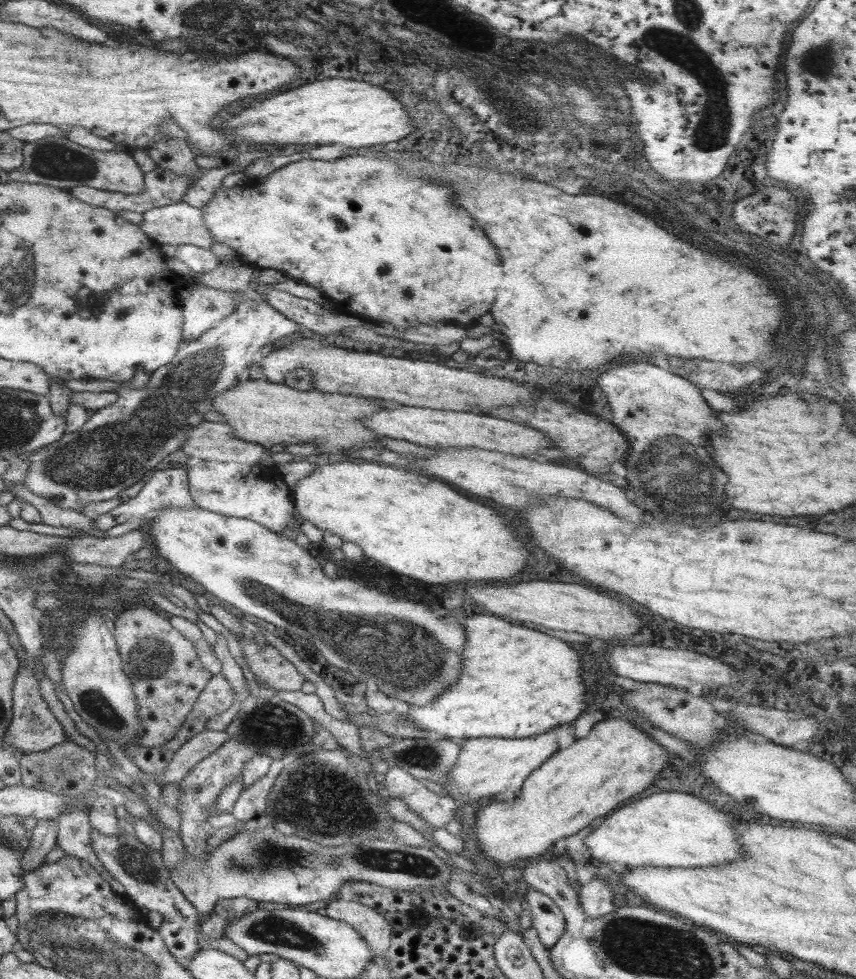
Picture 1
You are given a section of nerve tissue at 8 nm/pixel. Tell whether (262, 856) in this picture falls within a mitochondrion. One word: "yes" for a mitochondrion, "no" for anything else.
yes

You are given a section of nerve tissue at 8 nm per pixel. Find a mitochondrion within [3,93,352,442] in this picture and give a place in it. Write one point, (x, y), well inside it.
(53, 160)

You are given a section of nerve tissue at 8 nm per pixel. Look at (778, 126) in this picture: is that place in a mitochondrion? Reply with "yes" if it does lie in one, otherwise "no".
no

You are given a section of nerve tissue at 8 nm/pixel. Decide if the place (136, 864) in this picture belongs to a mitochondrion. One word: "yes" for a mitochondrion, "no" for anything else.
yes

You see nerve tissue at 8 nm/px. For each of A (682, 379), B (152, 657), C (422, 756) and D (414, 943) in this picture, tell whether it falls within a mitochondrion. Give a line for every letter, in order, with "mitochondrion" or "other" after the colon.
A: other
B: mitochondrion
C: mitochondrion
D: other

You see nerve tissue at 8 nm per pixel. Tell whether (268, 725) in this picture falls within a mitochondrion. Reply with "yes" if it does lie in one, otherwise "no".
yes

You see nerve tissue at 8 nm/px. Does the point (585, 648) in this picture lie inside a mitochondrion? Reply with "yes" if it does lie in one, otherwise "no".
no

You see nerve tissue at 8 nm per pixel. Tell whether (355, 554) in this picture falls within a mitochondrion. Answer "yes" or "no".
no

